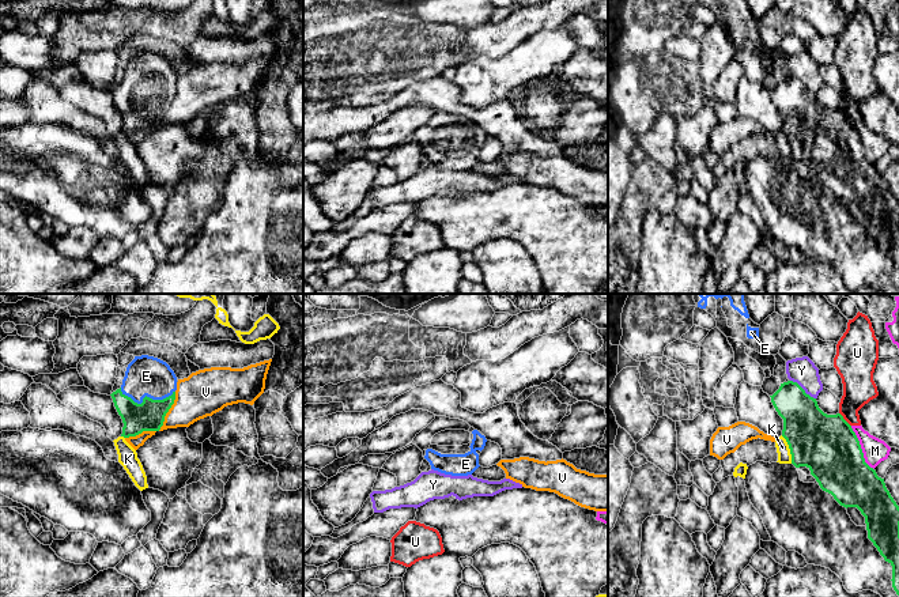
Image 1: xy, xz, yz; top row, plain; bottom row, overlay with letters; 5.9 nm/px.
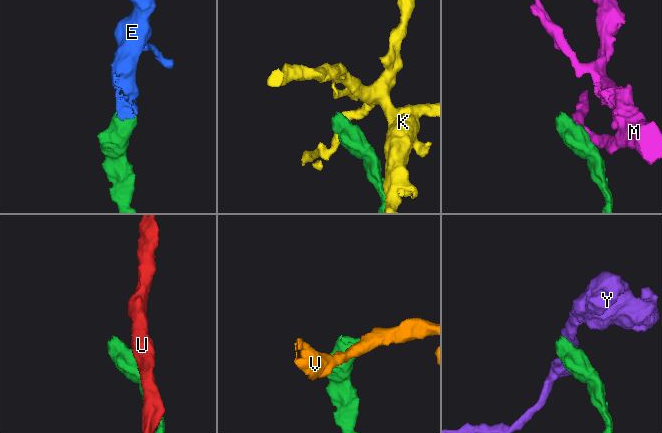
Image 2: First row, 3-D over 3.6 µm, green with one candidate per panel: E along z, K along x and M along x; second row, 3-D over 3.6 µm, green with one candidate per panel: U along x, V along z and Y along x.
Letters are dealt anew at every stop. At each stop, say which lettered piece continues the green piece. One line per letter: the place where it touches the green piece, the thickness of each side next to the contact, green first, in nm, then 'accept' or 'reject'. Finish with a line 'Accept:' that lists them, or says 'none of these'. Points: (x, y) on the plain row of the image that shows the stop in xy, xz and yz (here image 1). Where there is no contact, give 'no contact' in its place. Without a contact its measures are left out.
E: meets green in xy at (146, 91); 180 nm thick on the green side, 240 nm on the other; accept
K: meets green in yz at (789, 143); 360 nm thick on the green side, 80 nm on the other; reject
M: meets green in yz at (860, 143); 360 nm thick on the green side, 150 nm on the other; reject
U: meets green in yz at (843, 114); 360 nm thick on the green side, 190 nm on the other; reject
V: meets green in xy at (167, 106); 180 nm thick on the green side, 280 nm on the other; reject
Y: meets green in yz at (803, 84); 280 nm thick on the green side, 160 nm on the other; reject
Accept: E

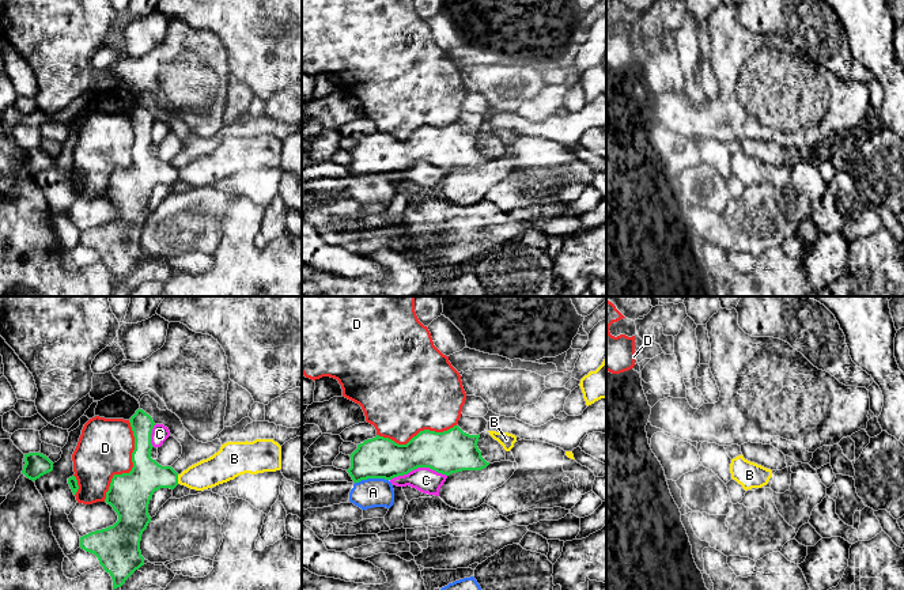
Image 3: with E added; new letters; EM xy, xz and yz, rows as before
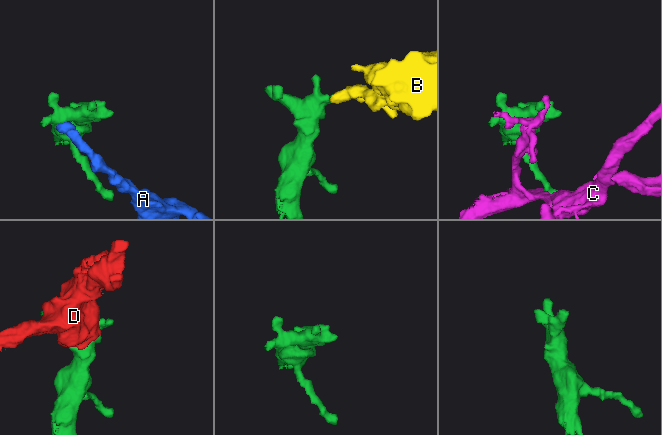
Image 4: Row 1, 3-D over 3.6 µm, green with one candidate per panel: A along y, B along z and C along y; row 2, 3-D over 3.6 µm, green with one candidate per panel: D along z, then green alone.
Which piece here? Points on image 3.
A: meets green in xz at (371, 173); 240 nm thick on the green side, 180 nm on the other; reject
B: meets green in xy at (177, 174); 200 nm thick on the green side, 170 nm on the other; reject
C: meets green in xz at (418, 162); 260 nm thick on the green side, 150 nm on the other; reject
D: meets green in xy at (133, 162); 260 nm thick on the green side, 320 nm on the other; reject
Accept: none of these

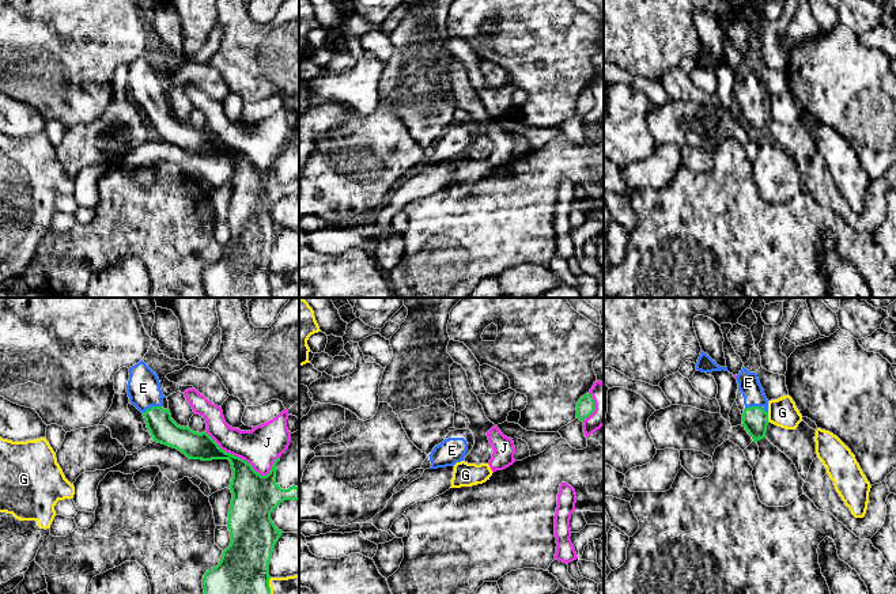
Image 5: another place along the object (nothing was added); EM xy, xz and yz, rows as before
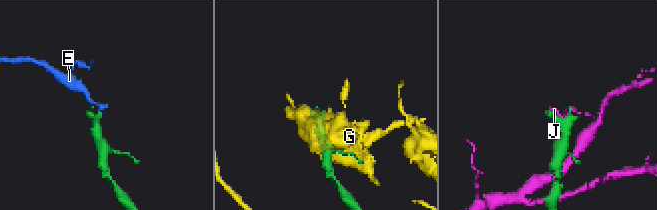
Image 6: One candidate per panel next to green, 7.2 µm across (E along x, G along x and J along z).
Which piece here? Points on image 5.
E: meets green in yz at (756, 102); 160 nm thick on the green side, 130 nm on the other; accept
G: meets green in yz at (767, 112); 160 nm thick on the green side, 170 nm on the other; reject
J: meets green in xy at (244, 155); 260 nm thick on the green side, 220 nm on the other; reject
Accept: E

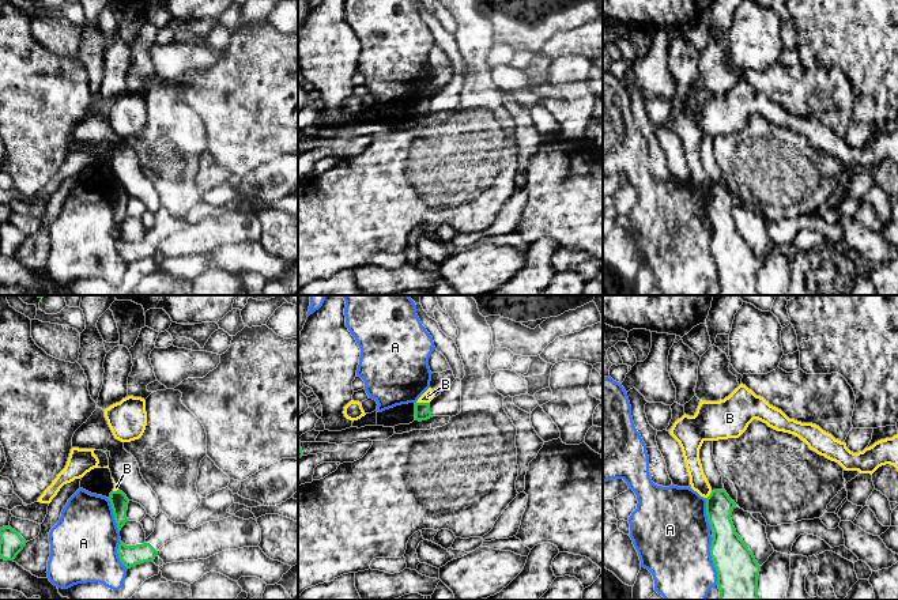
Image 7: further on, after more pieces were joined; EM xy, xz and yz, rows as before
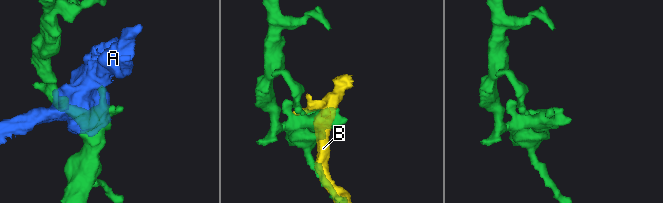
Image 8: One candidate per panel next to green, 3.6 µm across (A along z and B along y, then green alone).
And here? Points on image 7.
A: meets green in yz at (712, 255); 240 nm thick on the green side, 440 nm on the other; reject
B: meets green in xz at (423, 98); 100 nm thick on the green side, 70 nm on the other; reject
Accept: none of these

